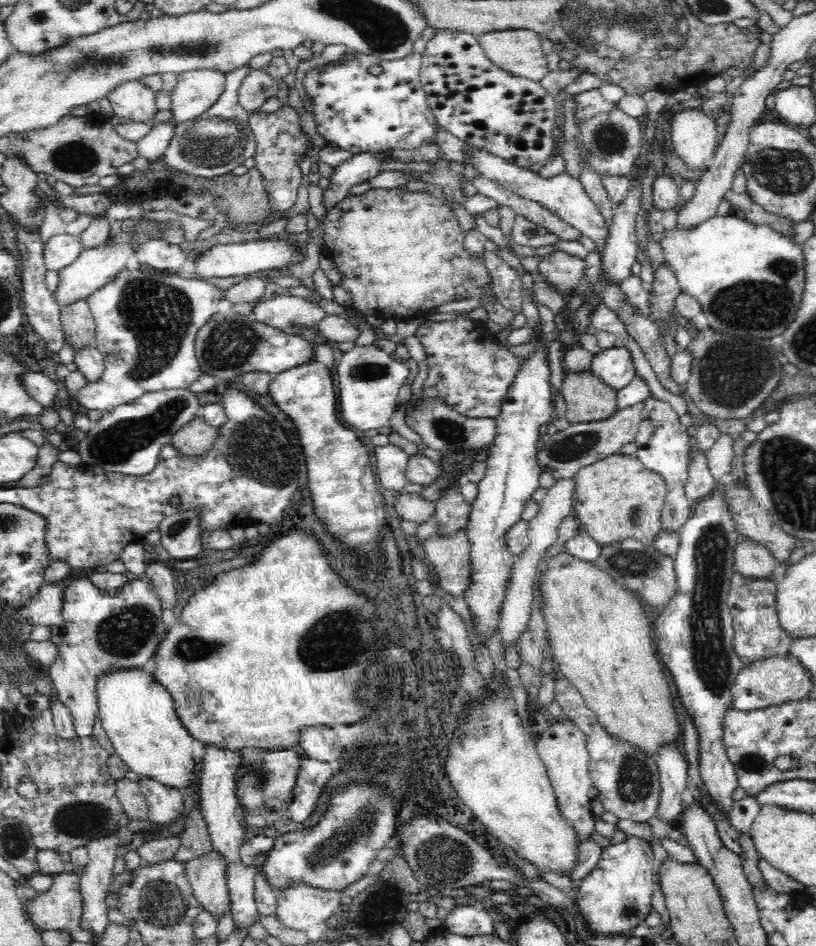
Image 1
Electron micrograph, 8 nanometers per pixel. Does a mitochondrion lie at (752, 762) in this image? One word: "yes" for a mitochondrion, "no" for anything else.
yes

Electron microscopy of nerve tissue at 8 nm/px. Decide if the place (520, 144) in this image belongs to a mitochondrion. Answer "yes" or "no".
no

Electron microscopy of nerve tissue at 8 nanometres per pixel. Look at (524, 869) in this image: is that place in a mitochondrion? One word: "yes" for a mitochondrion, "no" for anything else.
no

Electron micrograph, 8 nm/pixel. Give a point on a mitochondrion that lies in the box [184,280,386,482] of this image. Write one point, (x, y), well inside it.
(229, 345)

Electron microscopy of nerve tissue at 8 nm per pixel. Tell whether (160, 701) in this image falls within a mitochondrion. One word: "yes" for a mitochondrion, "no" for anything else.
no

